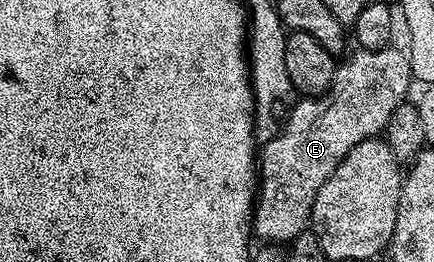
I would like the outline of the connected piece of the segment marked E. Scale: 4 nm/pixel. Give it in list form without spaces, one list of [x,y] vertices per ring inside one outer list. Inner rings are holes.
[[[397,46],[367,50],[357,48],[344,57],[343,63],[333,76],[331,86],[322,96],[301,98],[288,109],[283,120],[283,127],[277,135],[264,141],[259,152],[259,187],[255,192],[255,207],[251,232],[261,242],[291,242],[300,232],[310,227],[315,206],[315,194],[319,194],[319,186],[331,178],[335,166],[359,142],[380,137],[387,126],[387,118],[409,95],[409,85],[414,79],[413,69],[409,67],[409,57]]]

